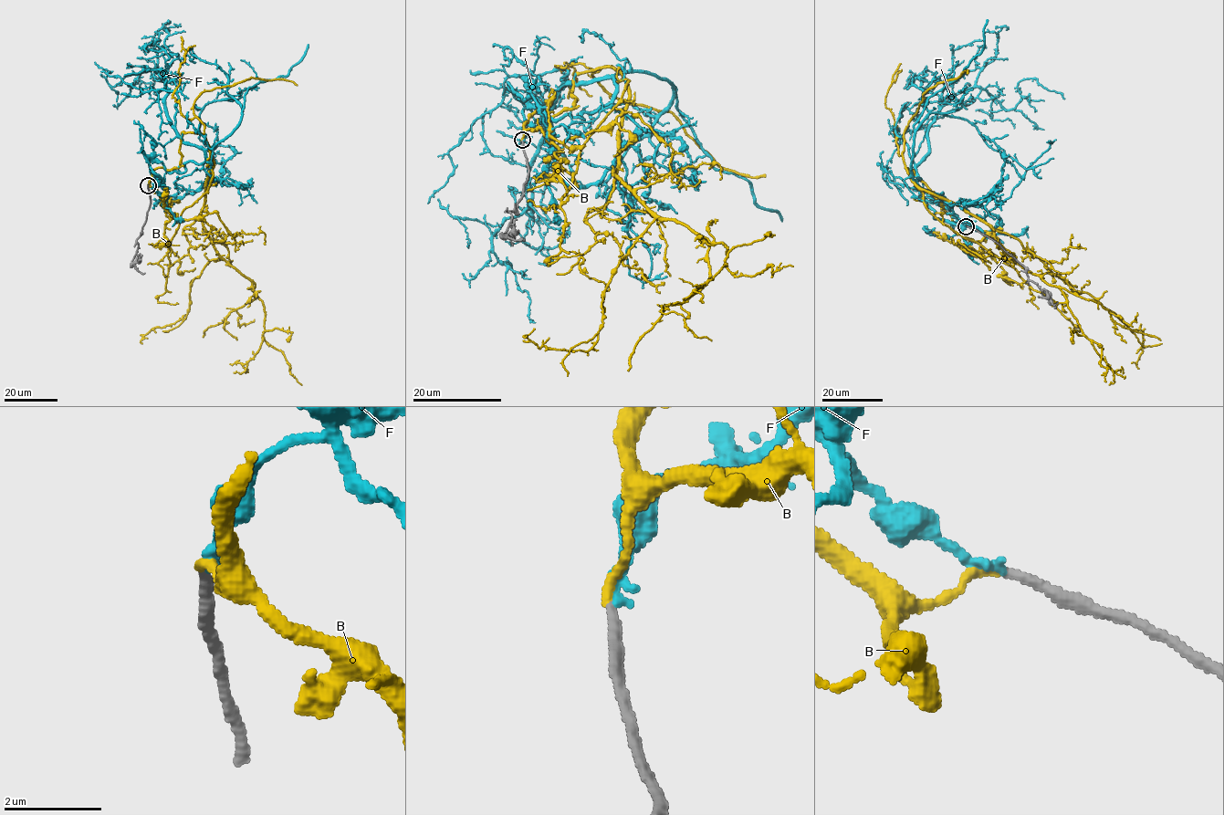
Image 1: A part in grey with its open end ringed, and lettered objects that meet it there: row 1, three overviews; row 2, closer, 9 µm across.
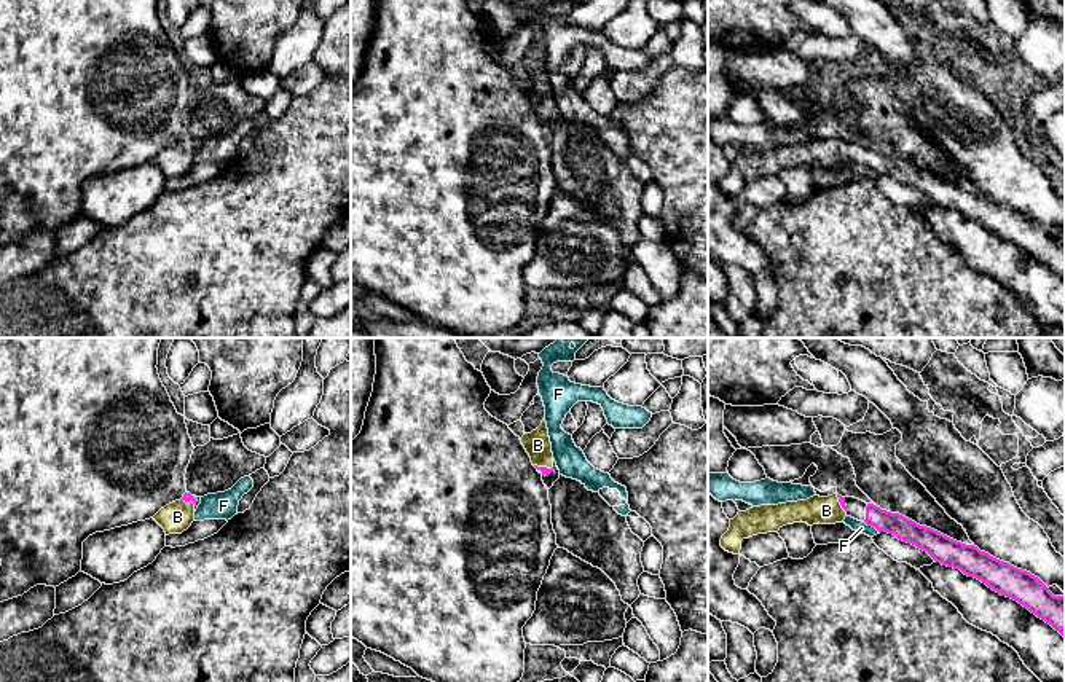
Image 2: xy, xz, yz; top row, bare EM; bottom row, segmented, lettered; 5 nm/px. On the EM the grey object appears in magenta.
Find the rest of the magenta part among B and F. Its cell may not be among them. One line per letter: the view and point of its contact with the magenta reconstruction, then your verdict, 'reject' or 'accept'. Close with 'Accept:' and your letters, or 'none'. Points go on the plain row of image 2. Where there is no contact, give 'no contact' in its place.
B: xz (544, 110) | accept
F: yz (872, 169) | reject
Accept: B

